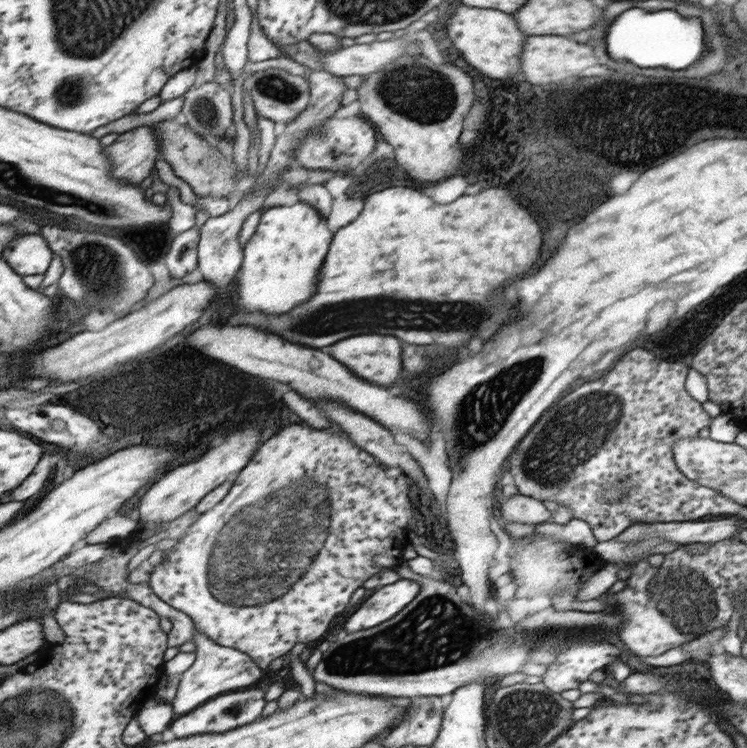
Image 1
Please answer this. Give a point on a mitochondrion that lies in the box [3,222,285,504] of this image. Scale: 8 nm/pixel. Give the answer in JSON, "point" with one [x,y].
{"point":[97,267]}

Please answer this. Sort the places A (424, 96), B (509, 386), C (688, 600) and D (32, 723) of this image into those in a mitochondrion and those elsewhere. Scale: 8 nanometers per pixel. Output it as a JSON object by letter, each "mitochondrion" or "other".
{"A":"mitochondrion","B":"mitochondrion","C":"mitochondrion","D":"mitochondrion"}

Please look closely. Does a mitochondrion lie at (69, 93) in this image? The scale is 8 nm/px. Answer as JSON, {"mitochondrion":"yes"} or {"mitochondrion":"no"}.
{"mitochondrion":"yes"}

